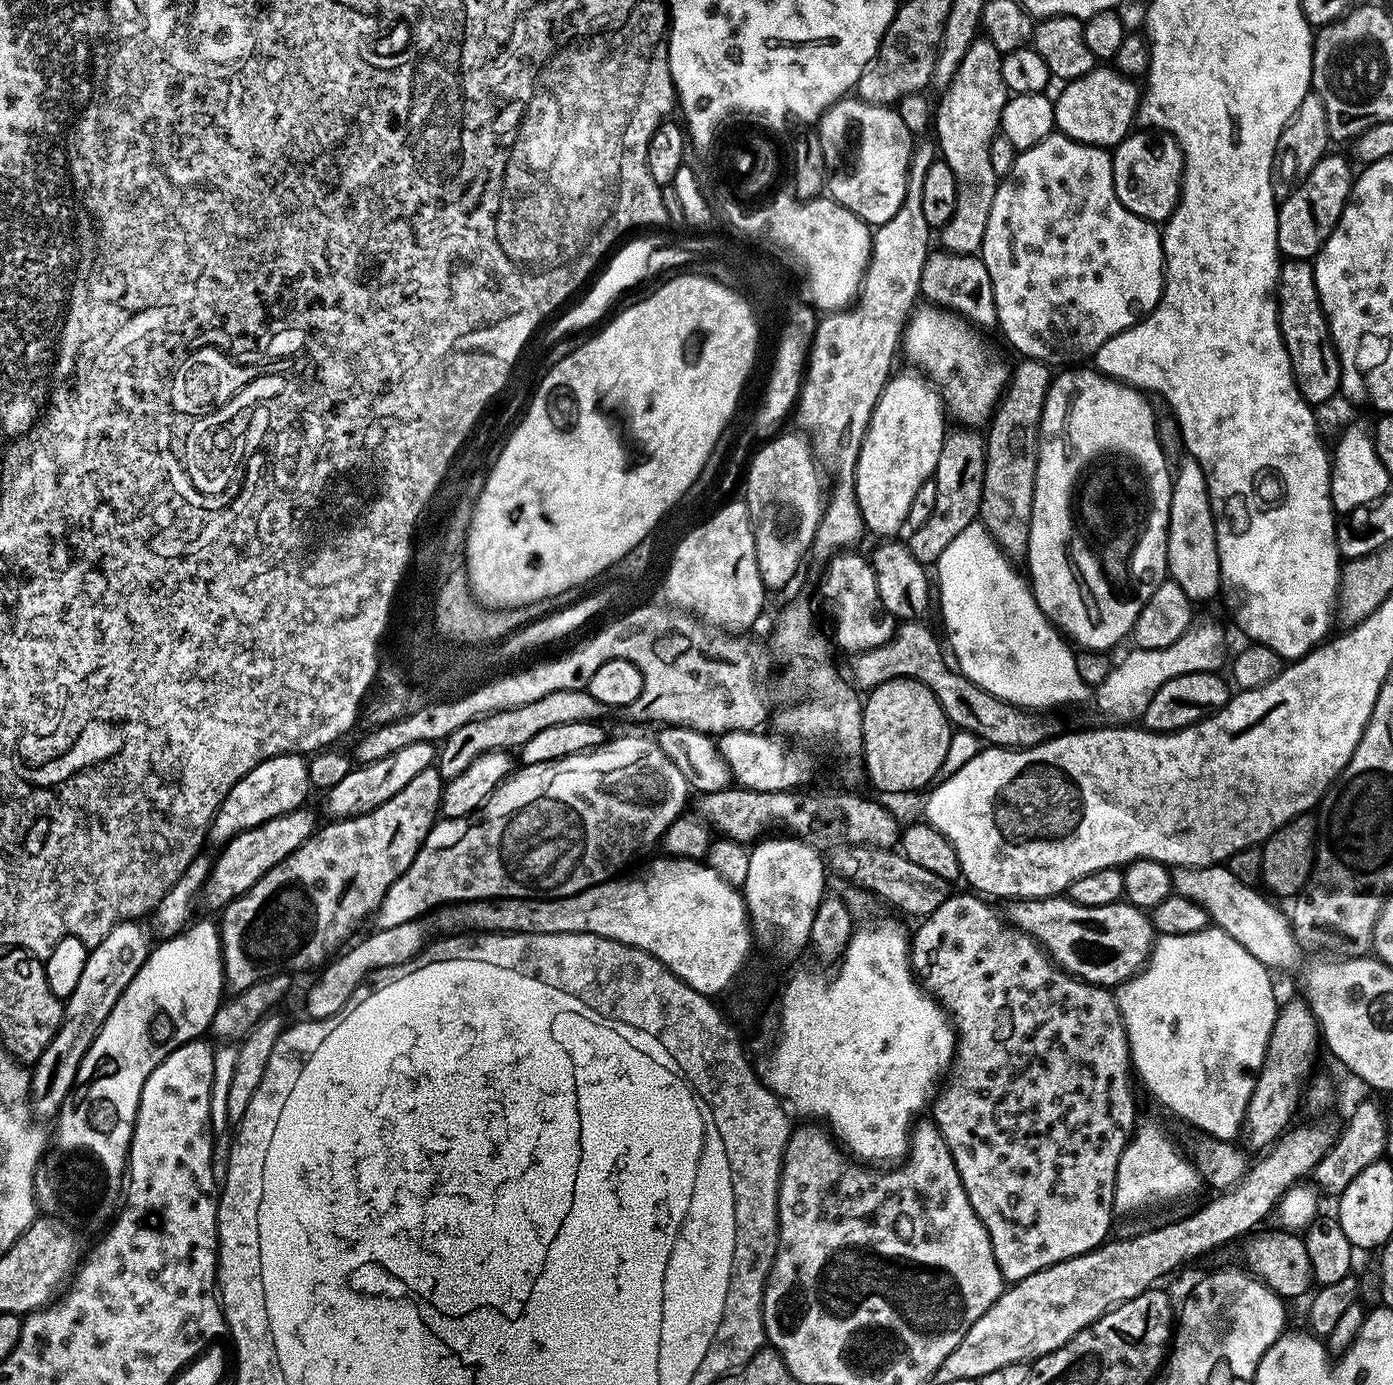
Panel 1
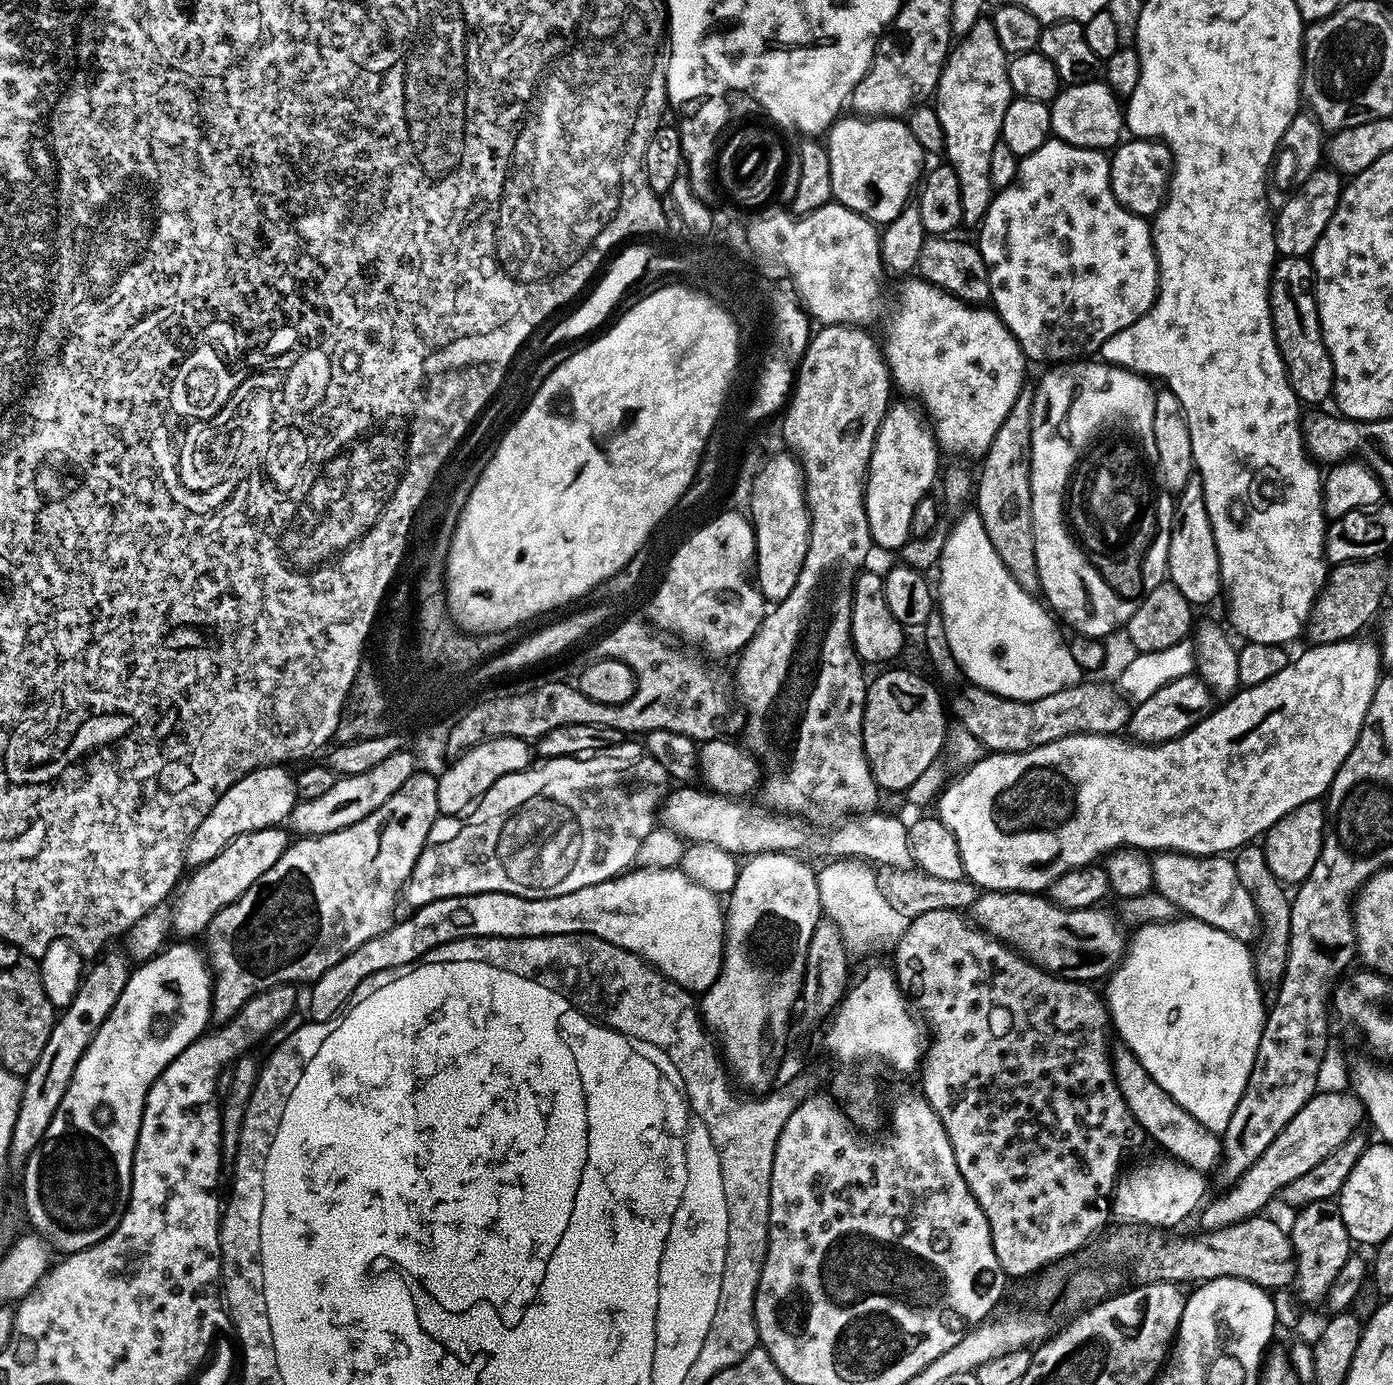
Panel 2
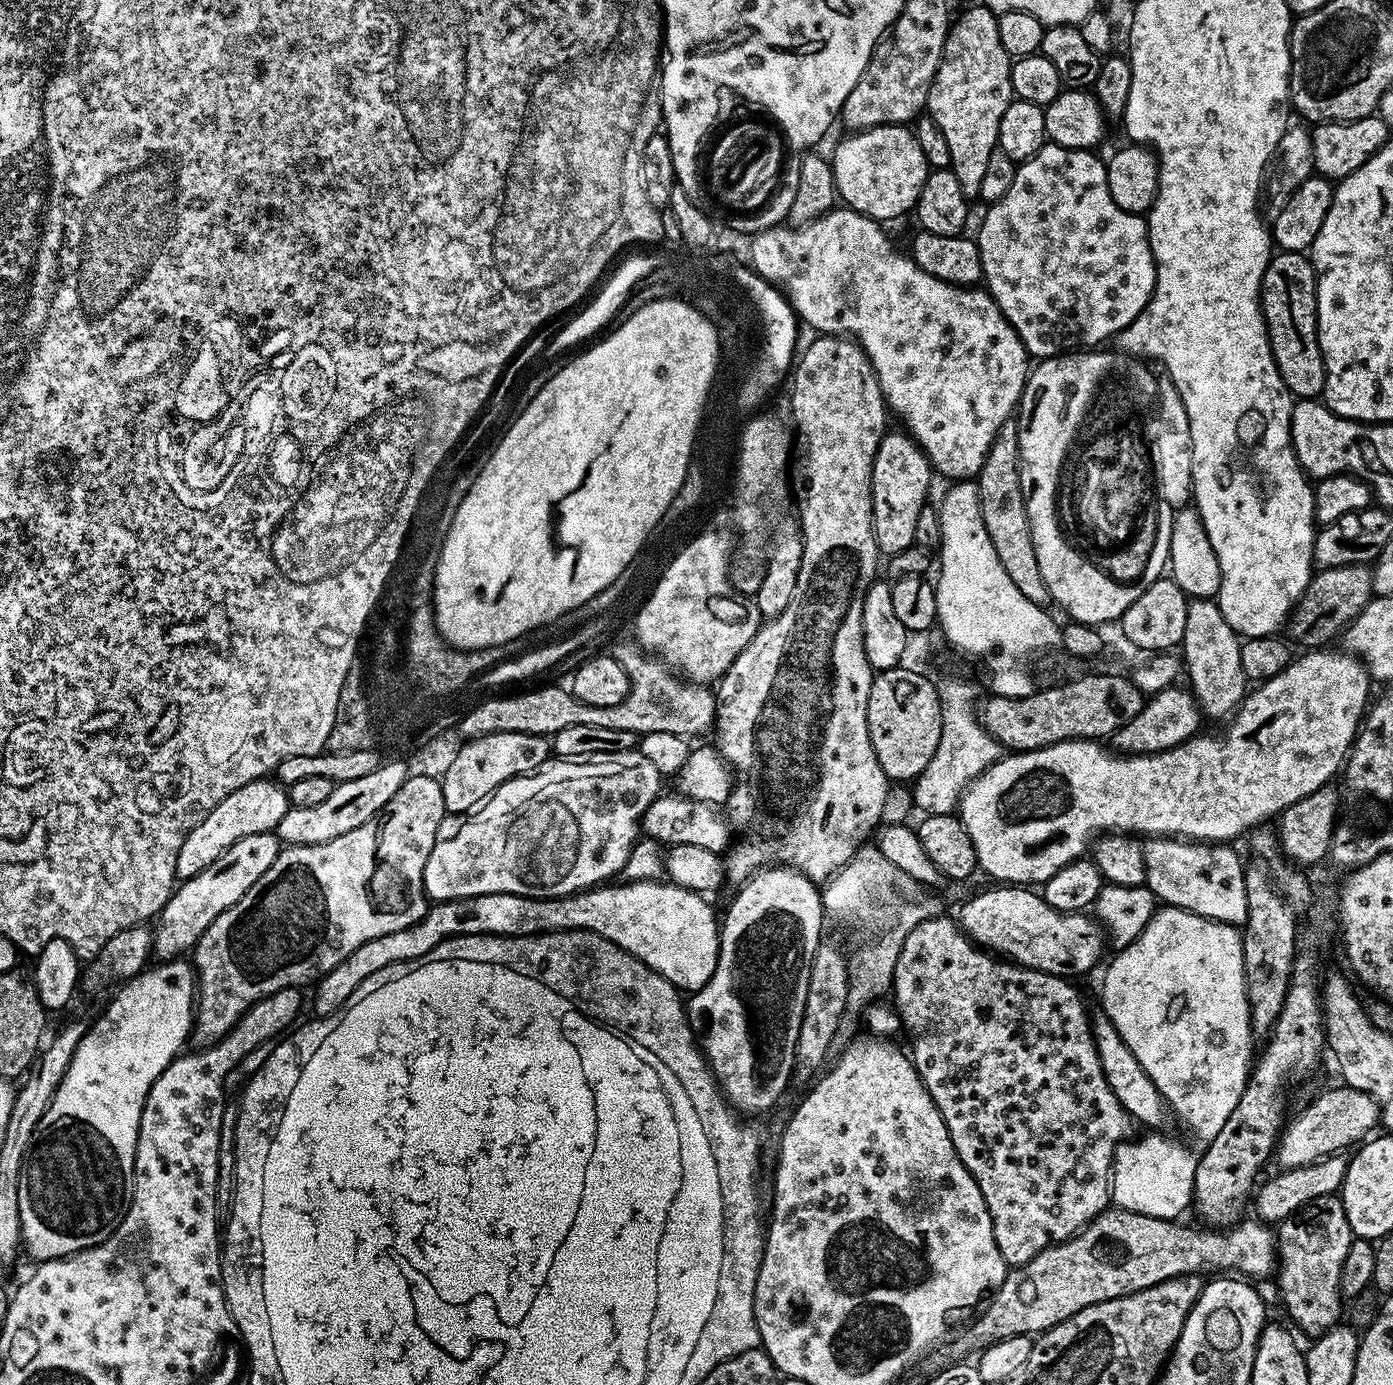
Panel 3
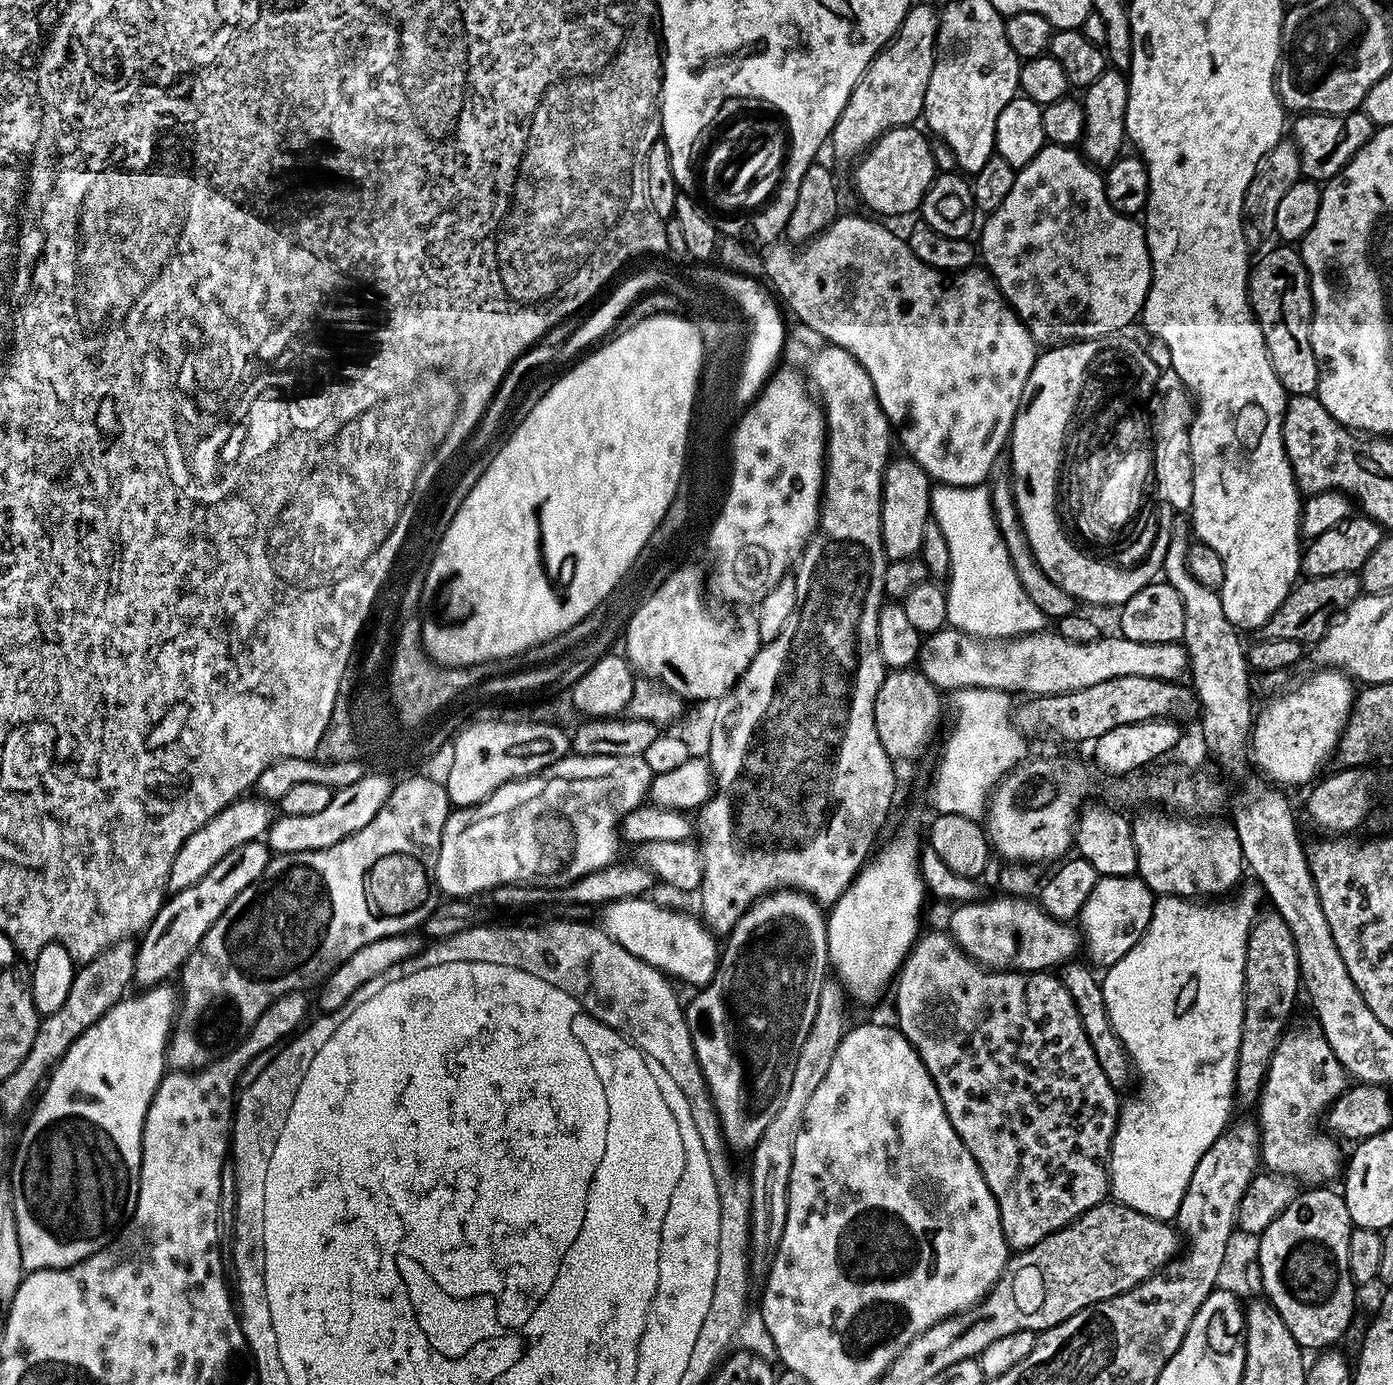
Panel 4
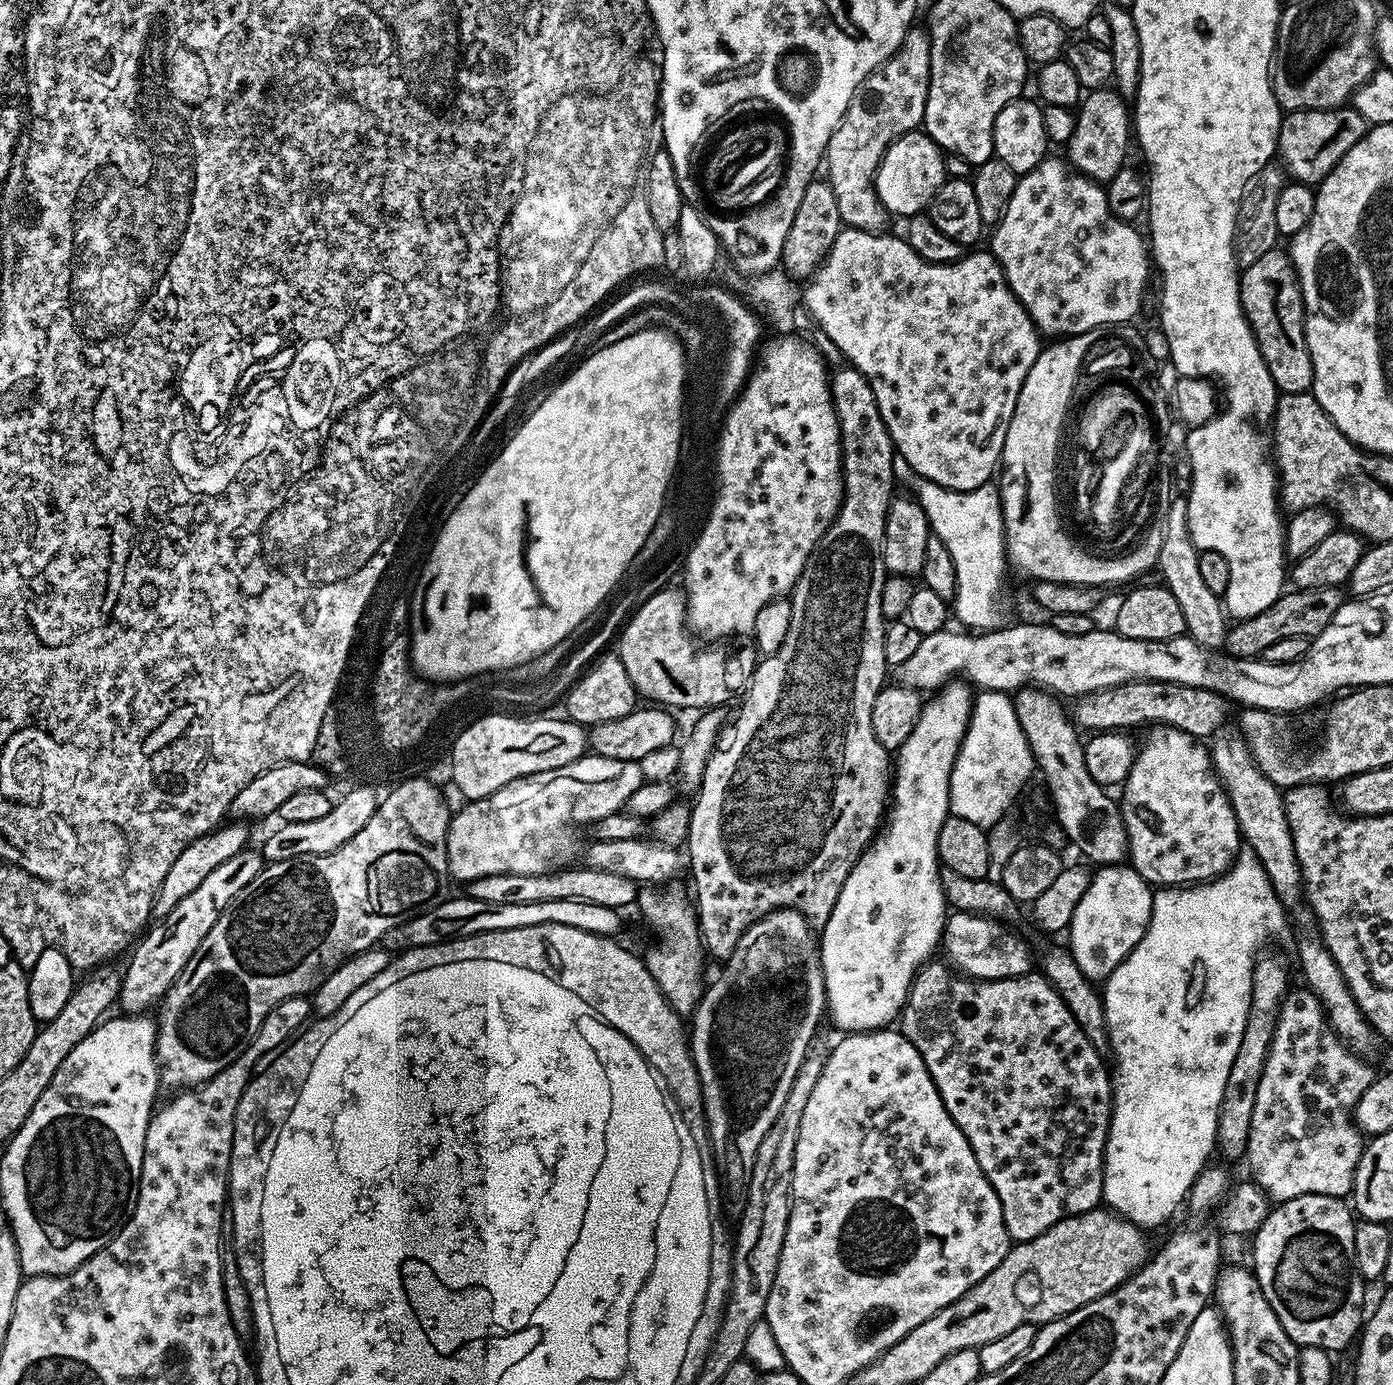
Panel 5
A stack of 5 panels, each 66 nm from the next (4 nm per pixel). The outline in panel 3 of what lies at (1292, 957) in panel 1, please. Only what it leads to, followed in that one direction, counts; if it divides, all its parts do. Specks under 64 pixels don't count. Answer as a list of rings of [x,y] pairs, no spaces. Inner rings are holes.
[[[1148,838],[1143,841],[1146,887],[1156,895],[1161,905],[1185,908],[1208,920],[1220,920],[1223,924],[1243,925],[1248,918],[1244,865],[1238,853],[1224,842],[1193,842],[1187,838]]]

